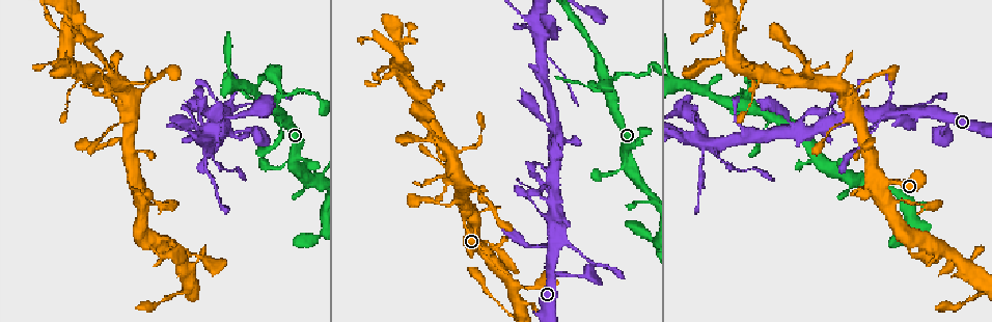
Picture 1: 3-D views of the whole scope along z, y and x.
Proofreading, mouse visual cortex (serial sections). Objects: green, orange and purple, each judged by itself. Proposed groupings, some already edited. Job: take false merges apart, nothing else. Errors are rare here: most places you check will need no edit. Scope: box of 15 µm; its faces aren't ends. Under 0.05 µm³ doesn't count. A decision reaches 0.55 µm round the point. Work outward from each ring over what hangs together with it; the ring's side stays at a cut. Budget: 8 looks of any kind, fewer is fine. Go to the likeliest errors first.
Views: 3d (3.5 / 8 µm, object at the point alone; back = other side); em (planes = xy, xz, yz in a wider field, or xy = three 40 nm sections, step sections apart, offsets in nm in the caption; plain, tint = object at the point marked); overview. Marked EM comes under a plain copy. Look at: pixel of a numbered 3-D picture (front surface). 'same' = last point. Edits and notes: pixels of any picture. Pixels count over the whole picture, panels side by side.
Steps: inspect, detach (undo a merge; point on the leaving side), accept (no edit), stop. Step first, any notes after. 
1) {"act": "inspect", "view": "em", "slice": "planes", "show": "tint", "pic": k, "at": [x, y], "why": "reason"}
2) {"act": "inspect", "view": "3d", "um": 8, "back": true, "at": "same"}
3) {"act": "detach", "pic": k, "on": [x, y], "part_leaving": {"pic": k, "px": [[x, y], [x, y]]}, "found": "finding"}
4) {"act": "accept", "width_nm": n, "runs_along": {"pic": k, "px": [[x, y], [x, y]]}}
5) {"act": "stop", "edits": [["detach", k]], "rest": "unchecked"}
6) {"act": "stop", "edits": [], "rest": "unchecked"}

{"act": "inspect", "view": "3d", "um": 8, "pic": 1, "at": [213, 155]}

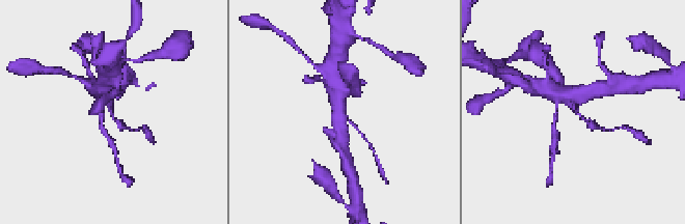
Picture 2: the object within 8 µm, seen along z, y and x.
{"act": "inspect", "view": "em", "slice": "xy", "step": 3, "show": "tint", "pic": 2, "at": [110, 110], "arm_widths_nm": [150, 500]}

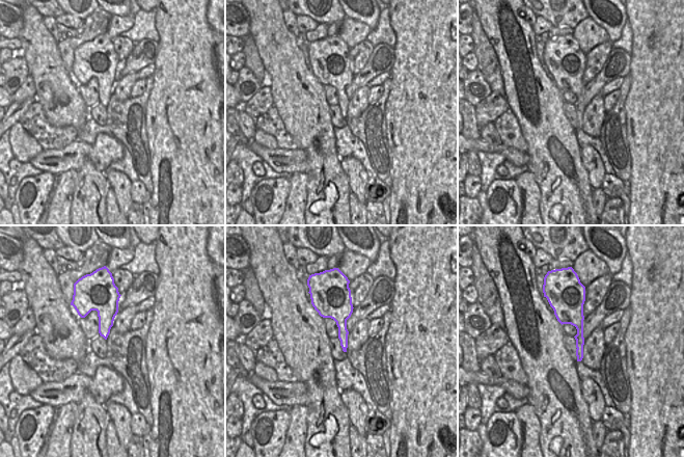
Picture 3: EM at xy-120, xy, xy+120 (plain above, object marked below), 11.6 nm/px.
{"act": "accept", "runs_along": {"pic": 2, "px": [[107, 91], [111, 114], [122, 127]]}, "found": "one cell here"}

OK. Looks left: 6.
{"act": "inspect", "view": "3d", "um": 8, "back": true, "pic": 1, "at": [276, 109], "why": "four or more arms meet"}

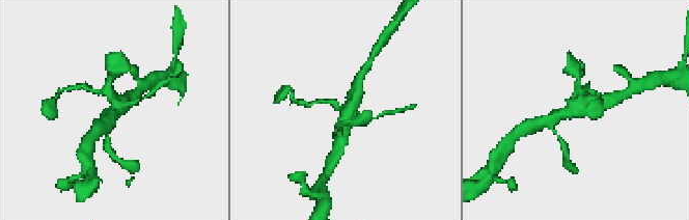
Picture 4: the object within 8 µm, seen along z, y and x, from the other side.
{"act": "inspect", "view": "em", "slice": "planes", "show": "tint", "pic": 4, "at": [118, 107], "arms": 4, "arm_widths_nm": [150, 150, 400, 400]}

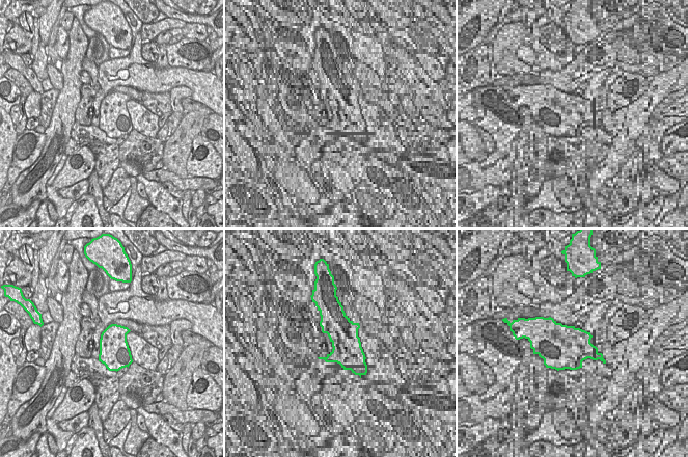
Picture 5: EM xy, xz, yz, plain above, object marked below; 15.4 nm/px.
{"act": "accept", "runs_along": {"pic": 4, "px": [[555, 117], [574, 106], [606, 101]]}, "found": "all the same cell"}

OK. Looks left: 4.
{"act": "inspect", "view": "3d", "um": 3.5, "pic": 1, "at": [415, 92], "why": "two arms in line, one across"}

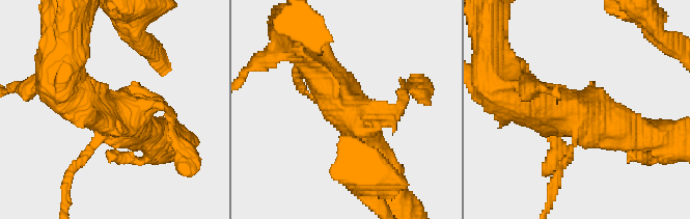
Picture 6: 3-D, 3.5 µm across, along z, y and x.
{"act": "inspect", "view": "em", "slice": "xy", "step": 5, "show": "tint", "pic": 6, "at": [341, 105], "why": "need the tissue"}

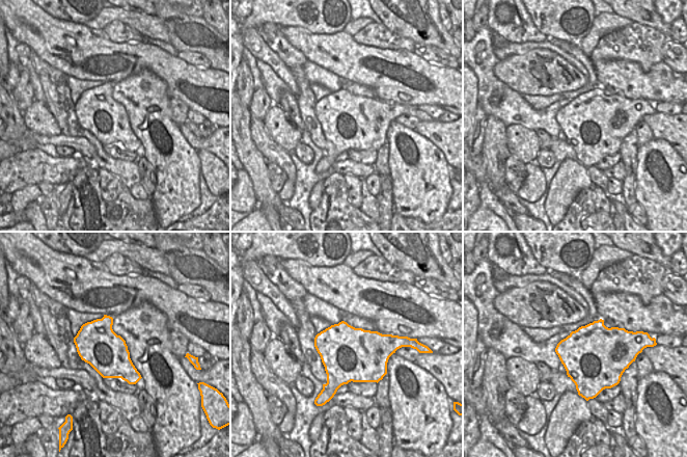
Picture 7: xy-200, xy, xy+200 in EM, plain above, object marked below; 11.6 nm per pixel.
{"act": "accept", "runs_along": {"pic": 6, "px": [[384, 176], [359, 120], [314, 70]]}, "found": "continuous, no second cell"}

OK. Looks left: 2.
{"act": "stop", "edits": [], "rest": "unchecked"}

